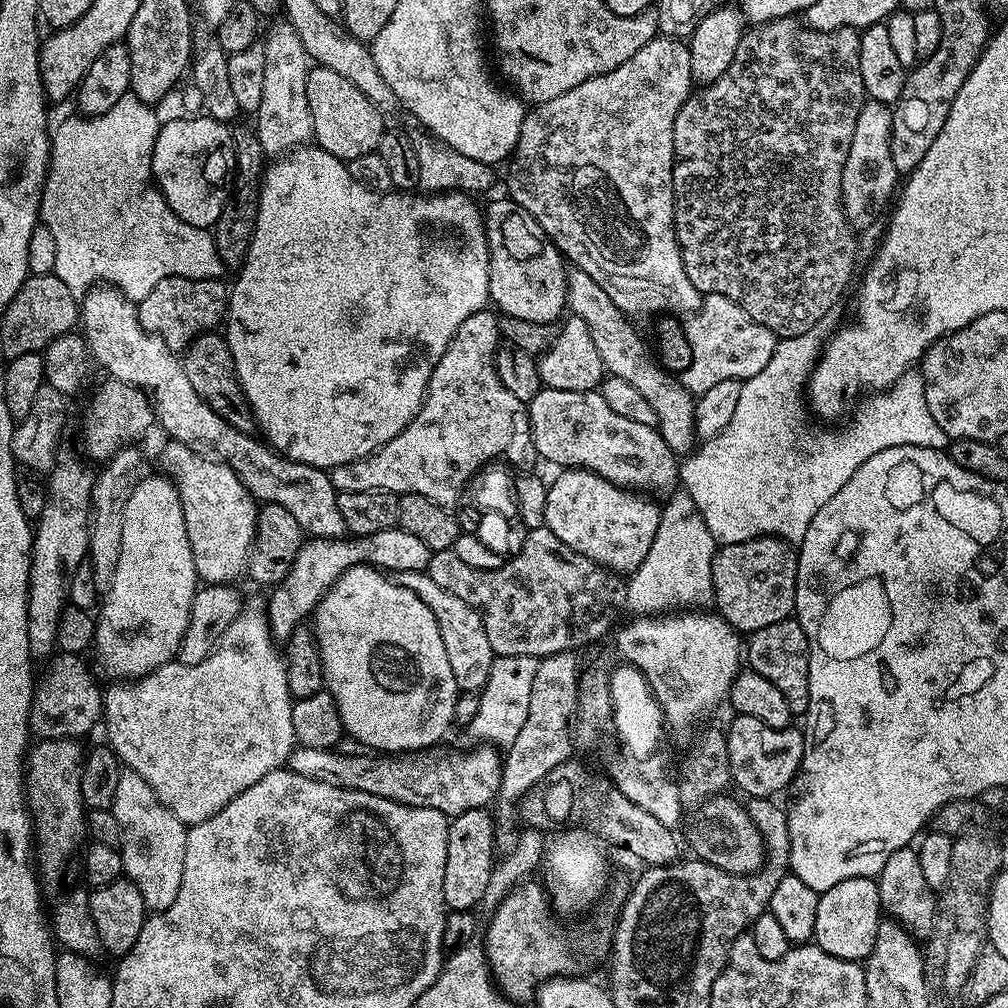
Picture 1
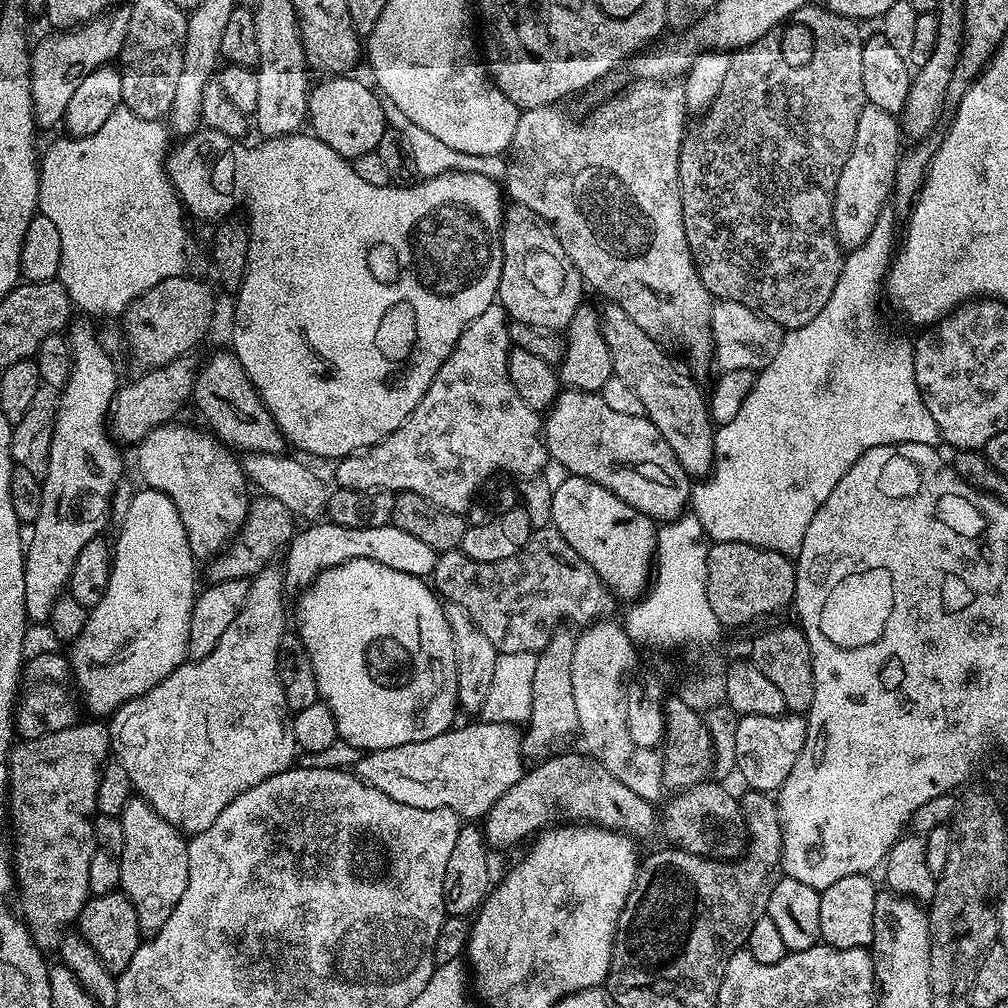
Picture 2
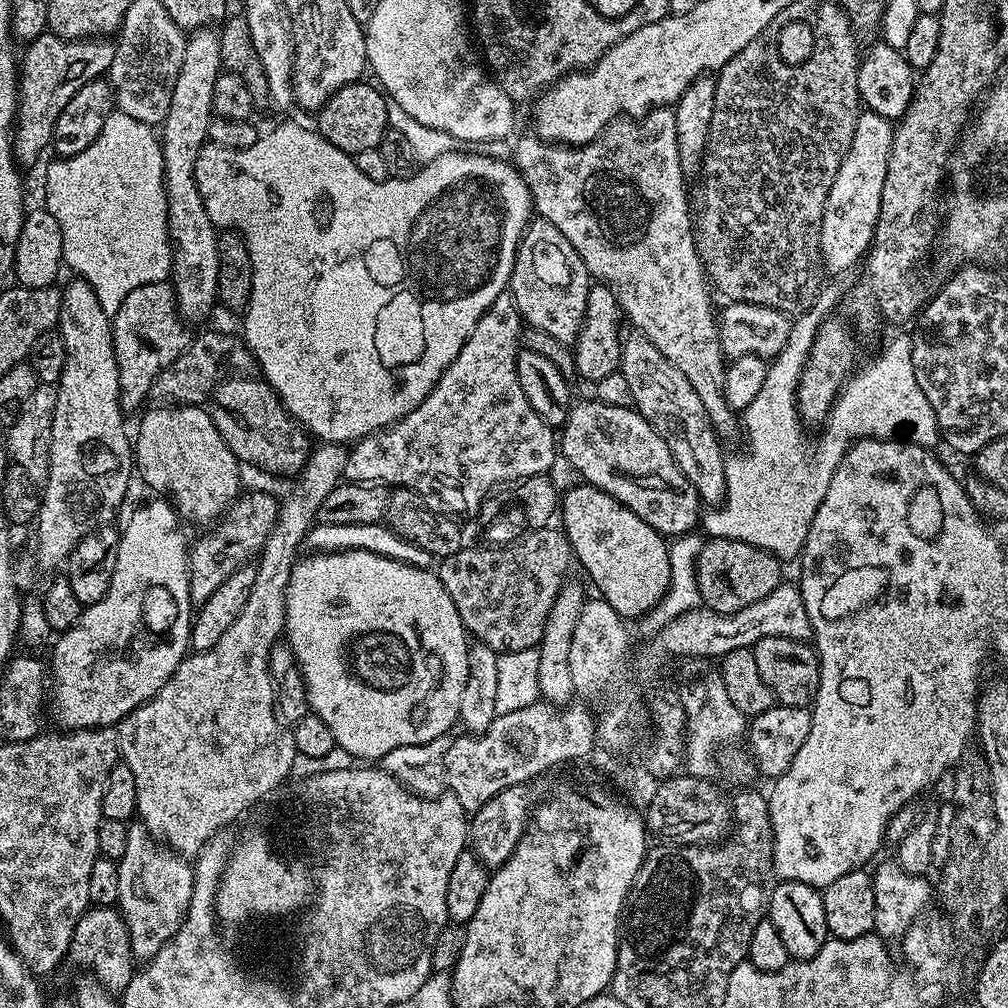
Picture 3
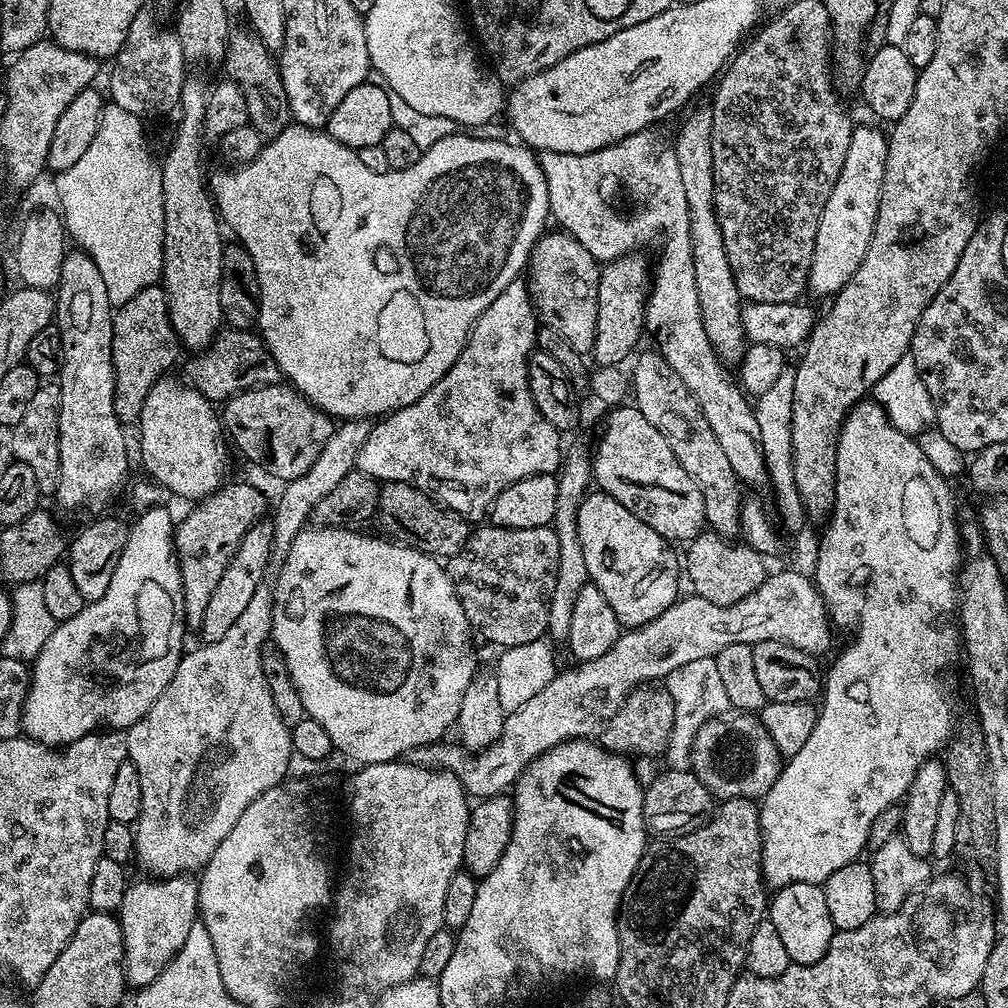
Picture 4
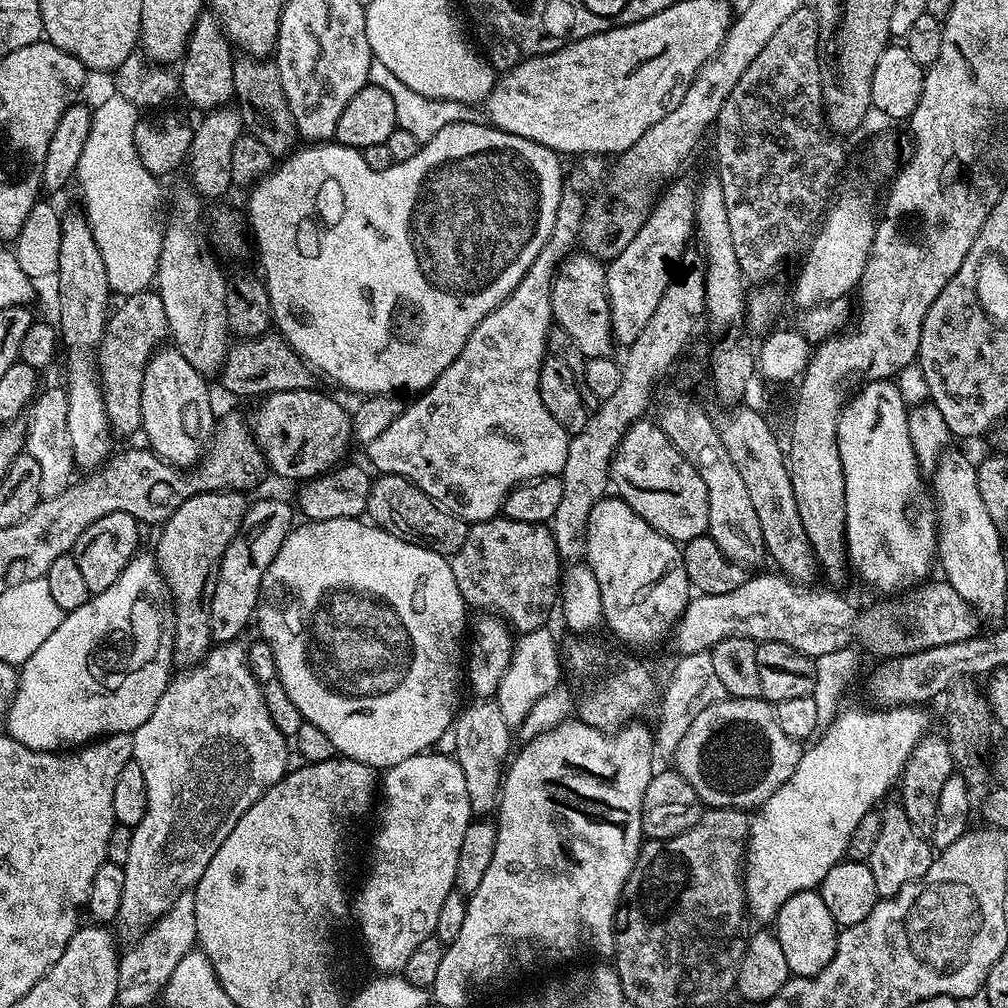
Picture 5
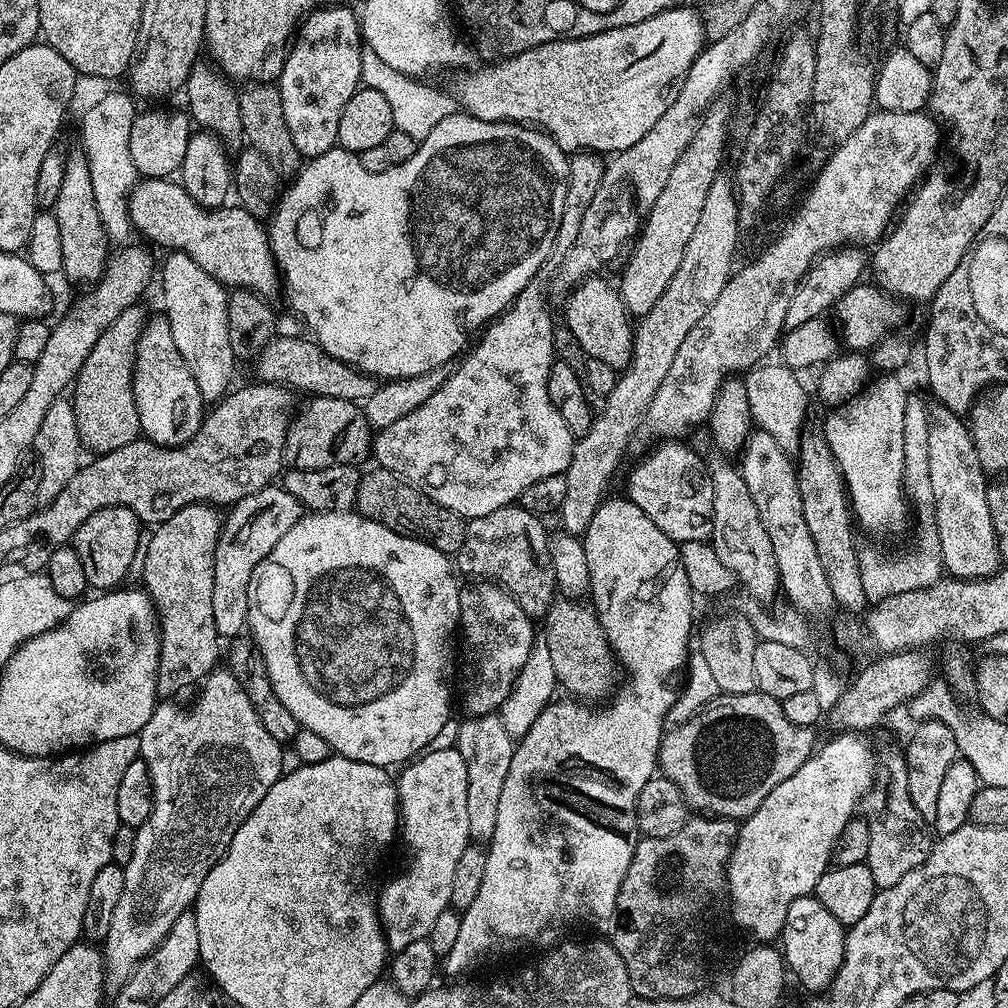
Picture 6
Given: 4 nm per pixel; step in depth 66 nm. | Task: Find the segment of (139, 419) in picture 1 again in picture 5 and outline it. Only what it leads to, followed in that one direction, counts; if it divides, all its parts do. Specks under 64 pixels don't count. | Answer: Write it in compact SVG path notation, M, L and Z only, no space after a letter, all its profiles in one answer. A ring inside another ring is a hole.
M265 334L253 340L237 339L231 345L224 359L224 366L218 373L228 392L236 396L256 396L263 398L269 392L285 392L299 388L313 387L314 373L301 360L294 349L279 334Z

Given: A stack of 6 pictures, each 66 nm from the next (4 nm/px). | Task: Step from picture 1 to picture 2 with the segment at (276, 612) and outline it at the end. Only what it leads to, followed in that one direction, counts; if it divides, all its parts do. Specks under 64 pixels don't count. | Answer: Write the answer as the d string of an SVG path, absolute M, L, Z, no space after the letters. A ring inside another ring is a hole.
M312 522L304 529L297 531L292 537L292 541L287 546L286 555L283 557L282 571L284 574L284 590L288 594L299 594L318 578L326 570L338 566L342 562L350 562L358 558L370 558L374 562L382 562L382 566L390 566L390 570L402 570L402 574L419 576L421 578L431 577L432 572L436 569L436 551L426 542L414 538L407 530L402 530L397 524L383 524L382 526L338 526L331 522Z

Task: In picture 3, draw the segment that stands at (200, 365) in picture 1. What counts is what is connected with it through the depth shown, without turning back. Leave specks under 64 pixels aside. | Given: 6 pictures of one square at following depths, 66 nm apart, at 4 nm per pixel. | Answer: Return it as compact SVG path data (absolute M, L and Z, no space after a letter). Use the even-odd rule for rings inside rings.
M232 374L216 385L210 400L214 426L218 426L218 434L222 434L226 446L230 446L241 465L253 464L264 472L295 477L312 455L313 437L288 413L280 395L267 380L248 378L244 374Z

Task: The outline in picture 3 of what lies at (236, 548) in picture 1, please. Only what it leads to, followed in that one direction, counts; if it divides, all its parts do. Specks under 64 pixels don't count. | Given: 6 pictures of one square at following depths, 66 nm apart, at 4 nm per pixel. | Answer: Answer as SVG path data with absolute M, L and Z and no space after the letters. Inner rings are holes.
M173 404L171 406L154 406L140 420L140 429L134 432L134 468L153 488L153 493L167 498L181 517L193 520L196 524L211 526L231 508L236 497L241 495L240 471L242 465L235 454L226 446L218 426L214 426L212 413L199 404Z

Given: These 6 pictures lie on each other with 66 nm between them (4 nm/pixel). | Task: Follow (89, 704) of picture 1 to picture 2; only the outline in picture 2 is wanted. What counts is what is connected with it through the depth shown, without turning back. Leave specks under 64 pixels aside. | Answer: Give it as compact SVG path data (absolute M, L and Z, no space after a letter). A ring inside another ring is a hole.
M40 652L29 659L22 669L22 691L16 702L14 732L20 740L42 738L58 730L66 730L81 719L78 689L72 679L72 666L67 655Z

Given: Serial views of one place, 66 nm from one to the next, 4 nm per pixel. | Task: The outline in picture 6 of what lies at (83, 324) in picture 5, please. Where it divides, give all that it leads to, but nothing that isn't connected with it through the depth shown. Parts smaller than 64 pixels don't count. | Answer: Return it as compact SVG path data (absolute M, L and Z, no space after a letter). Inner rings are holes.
M83 151L67 153L66 175L62 178L62 190L58 194L54 213L58 222L61 242L62 276L72 284L92 286L103 276L110 257L110 241L98 214L98 202L94 202L94 182L90 182L90 166Z

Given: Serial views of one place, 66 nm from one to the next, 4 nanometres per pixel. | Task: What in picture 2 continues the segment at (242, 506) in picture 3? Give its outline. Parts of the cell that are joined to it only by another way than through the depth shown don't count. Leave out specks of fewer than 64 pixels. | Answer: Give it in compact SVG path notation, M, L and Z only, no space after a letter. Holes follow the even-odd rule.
M263 494L257 495L248 505L248 513L244 519L244 525L240 527L232 543L228 545L219 555L213 556L208 568L208 580L215 582L217 580L242 580L251 577L253 574L269 567L276 555L287 549L294 535L294 517L278 498L270 498Z

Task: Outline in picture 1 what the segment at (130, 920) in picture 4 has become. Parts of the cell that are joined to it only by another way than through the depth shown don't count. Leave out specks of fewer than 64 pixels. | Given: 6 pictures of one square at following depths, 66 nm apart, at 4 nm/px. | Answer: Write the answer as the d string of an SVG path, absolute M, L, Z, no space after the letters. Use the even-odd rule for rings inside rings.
M131 770L121 771L118 778L118 794L111 811L120 823L121 836L118 845L124 863L123 875L142 894L142 902L149 913L159 914L174 902L178 886L182 886L182 862L186 862L186 838L188 828L174 818L162 802L150 790L146 778Z

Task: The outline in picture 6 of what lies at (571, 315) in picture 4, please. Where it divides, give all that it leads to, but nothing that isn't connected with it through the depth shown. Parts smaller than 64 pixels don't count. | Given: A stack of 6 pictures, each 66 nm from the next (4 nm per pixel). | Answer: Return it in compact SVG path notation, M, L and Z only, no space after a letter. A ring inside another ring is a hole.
M593 274L567 293L563 323L574 334L574 338L578 338L578 346L582 346L585 357L599 358L611 368L623 370L632 361L634 324L624 303L620 301L619 291L613 285L611 288L602 276Z

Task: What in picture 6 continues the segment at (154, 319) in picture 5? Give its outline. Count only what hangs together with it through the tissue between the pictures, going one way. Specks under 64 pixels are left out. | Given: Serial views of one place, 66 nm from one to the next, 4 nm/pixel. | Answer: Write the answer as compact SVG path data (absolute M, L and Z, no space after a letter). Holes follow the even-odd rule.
M137 302L123 310L120 317L115 318L113 324L94 343L79 374L77 374L74 387L70 392L70 399L74 406L74 418L78 422L78 434L81 445L88 448L92 454L118 450L118 446L126 446L134 442L140 435L140 423L138 422L138 406L134 402L132 393L132 375L136 369L136 347L139 338L143 334L146 325L143 303Z

